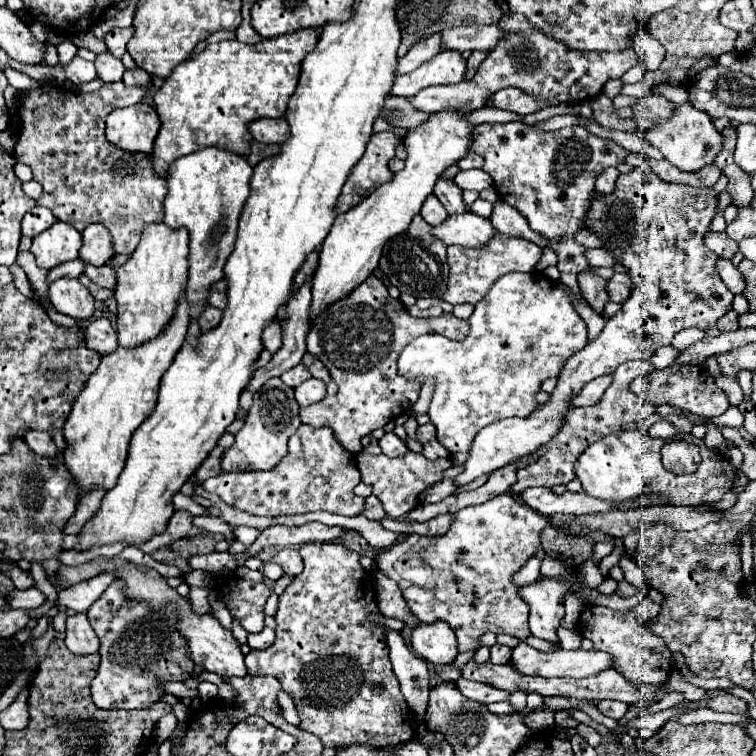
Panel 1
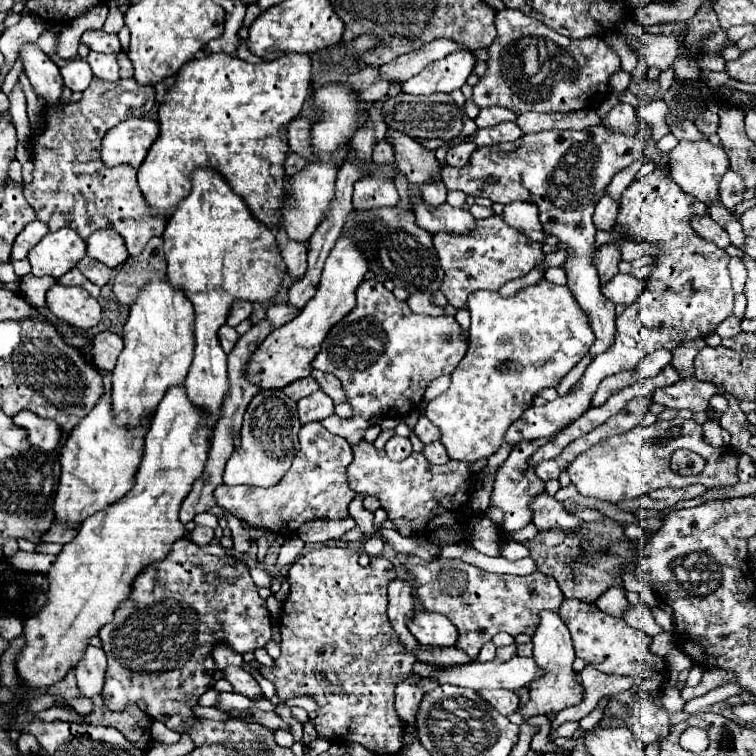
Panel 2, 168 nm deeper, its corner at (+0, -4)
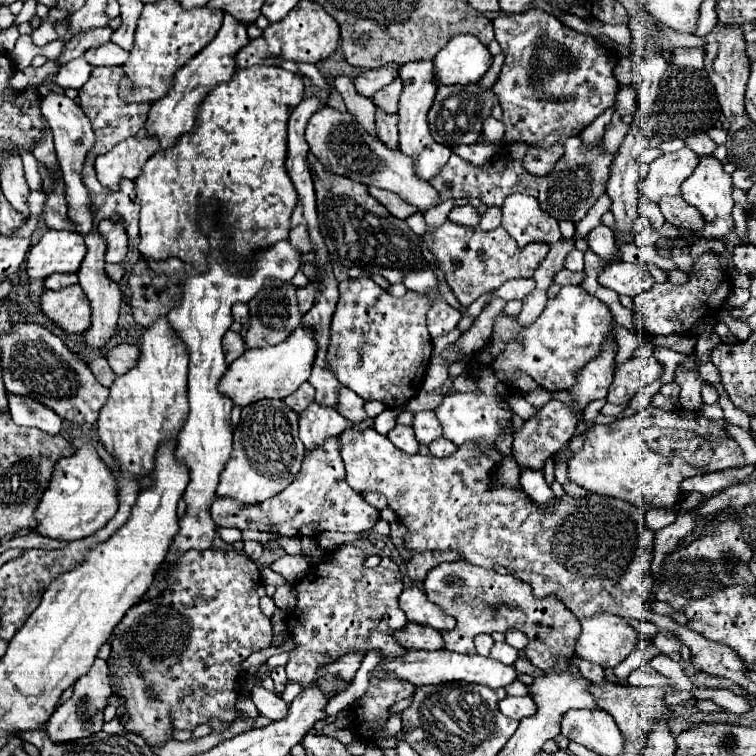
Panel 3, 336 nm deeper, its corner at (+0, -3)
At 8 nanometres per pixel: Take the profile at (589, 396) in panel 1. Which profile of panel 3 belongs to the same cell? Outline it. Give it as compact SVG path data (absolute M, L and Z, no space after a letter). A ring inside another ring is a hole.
M630 358L614 370L614 380L608 388L606 400L612 404L630 402L642 386L658 380L660 372L662 366L656 358Z

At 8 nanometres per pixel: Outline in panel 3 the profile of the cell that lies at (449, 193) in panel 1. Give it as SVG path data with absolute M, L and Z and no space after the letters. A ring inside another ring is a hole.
M376 112L376 130L378 138L384 142L386 148L396 150L398 146L398 116L386 116L384 112Z

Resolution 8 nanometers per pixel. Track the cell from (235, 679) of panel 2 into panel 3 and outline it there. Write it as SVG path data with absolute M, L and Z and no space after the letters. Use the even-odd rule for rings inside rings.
M254 686L252 692L250 692L250 698L252 698L252 702L256 704L258 712L260 712L262 716L270 718L272 722L282 720L282 716L286 716L286 712L288 712L286 702L284 702L282 698L278 698L276 694L268 692L268 690L262 688L262 686Z

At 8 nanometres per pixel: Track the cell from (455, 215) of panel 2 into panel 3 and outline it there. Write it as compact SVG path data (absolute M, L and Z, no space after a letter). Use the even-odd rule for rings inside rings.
M322 108L312 114L306 126L306 142L310 146L310 152L320 160L324 168L360 184L396 192L404 202L418 208L420 214L440 204L440 194L430 184L422 184L414 176L414 164L410 164L410 158L402 156L402 152L390 152L378 138L368 136L350 112Z

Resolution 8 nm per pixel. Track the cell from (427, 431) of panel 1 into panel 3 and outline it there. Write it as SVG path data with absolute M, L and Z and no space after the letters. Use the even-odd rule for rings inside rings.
M424 410L424 412L418 412L414 416L414 432L416 432L416 440L420 444L430 444L432 440L440 438L442 436L442 426L438 422L438 418L434 416L432 410Z

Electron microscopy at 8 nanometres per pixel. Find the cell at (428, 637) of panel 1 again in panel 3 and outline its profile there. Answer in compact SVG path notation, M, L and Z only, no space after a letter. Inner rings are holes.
M416 586L406 588L400 594L400 608L404 610L404 614L408 616L410 622L420 624L420 626L430 626L438 632L452 630L456 626L456 620L452 616L446 616L436 604L432 604L426 598L424 590L420 590Z

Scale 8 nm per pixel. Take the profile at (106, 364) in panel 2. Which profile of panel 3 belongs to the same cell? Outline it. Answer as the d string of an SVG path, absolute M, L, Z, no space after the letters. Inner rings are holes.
M116 344L108 356L106 356L110 368L114 370L114 374L122 374L126 372L126 368L130 368L130 364L134 364L134 360L138 360L138 346L134 344Z

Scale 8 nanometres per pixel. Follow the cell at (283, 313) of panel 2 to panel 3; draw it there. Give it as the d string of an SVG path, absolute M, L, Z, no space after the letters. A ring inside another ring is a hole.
M308 284L306 288L298 288L296 290L296 298L298 298L298 310L300 314L306 314L310 310L310 304L314 302L314 292L316 292L316 284Z

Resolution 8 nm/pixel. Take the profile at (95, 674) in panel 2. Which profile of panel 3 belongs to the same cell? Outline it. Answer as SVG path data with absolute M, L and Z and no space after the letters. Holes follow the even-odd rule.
M96 658L90 672L74 682L74 692L72 692L70 700L66 700L62 706L58 706L56 712L50 716L50 720L46 722L46 732L50 734L50 738L54 742L70 742L70 740L78 740L82 736L90 736L90 734L98 732L104 724L102 710L106 708L106 698L110 694L112 694L112 688L110 688L110 680L108 680L106 660Z

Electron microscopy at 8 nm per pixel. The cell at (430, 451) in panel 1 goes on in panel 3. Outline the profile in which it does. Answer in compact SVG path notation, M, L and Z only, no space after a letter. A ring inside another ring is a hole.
M436 438L430 446L430 454L432 456L436 456L436 458L448 458L448 456L452 456L458 448L454 448L454 444L450 442L450 440L446 440L446 438Z

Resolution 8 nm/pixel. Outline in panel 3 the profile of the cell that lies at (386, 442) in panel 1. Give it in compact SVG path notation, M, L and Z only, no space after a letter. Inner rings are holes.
M396 426L388 432L388 440L402 452L406 454L416 454L418 452L418 442L414 438L414 430L410 426Z

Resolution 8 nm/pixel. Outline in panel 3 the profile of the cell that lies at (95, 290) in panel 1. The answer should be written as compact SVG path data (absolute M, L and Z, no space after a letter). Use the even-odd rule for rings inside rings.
M54 274L44 280L44 288L48 288L48 290L60 290L60 288L66 288L72 284L78 284L76 274Z

